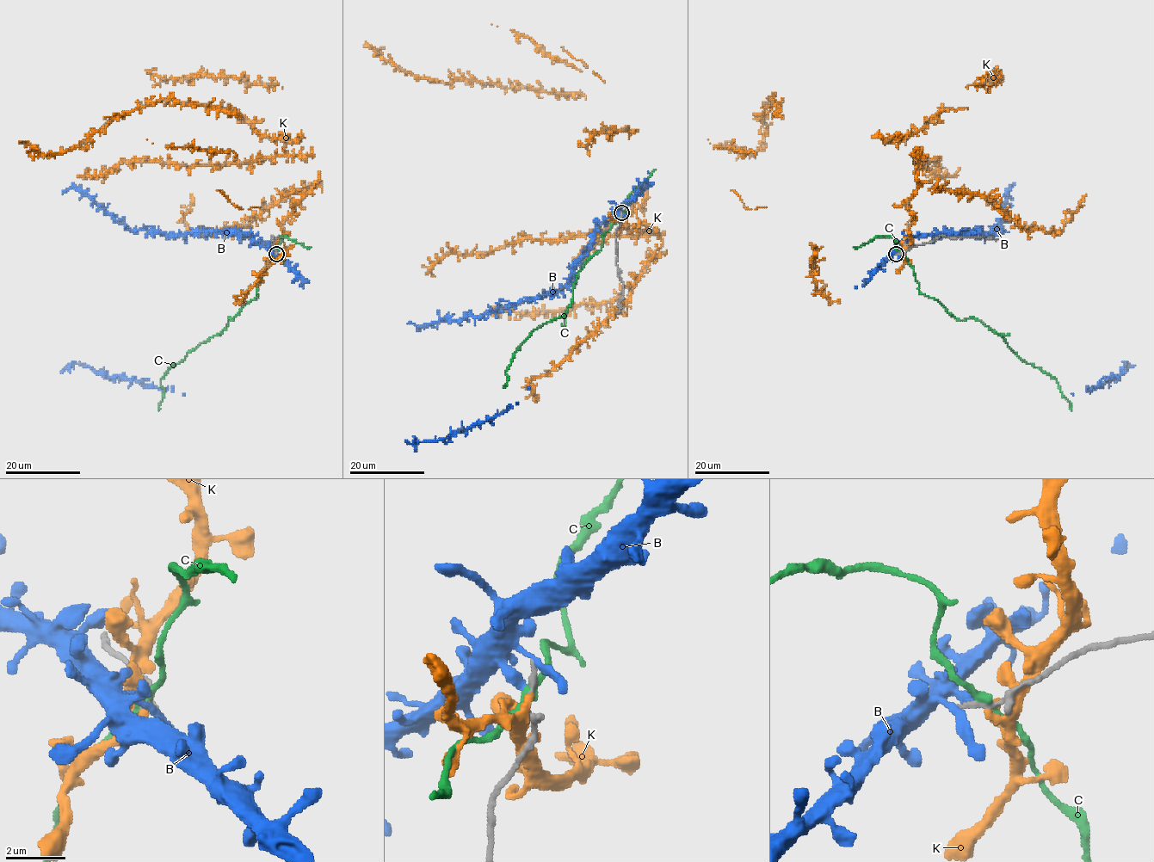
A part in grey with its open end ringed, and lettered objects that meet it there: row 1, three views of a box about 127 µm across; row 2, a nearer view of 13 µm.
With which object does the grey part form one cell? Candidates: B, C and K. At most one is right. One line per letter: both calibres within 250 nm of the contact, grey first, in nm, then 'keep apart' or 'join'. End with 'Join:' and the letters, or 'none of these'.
B: calibres 200 and 220 nm; keep apart
C: calibres 260 and 260 nm; keep apart
K: calibres 280 and 220 nm; keep apart
Join: none of these

